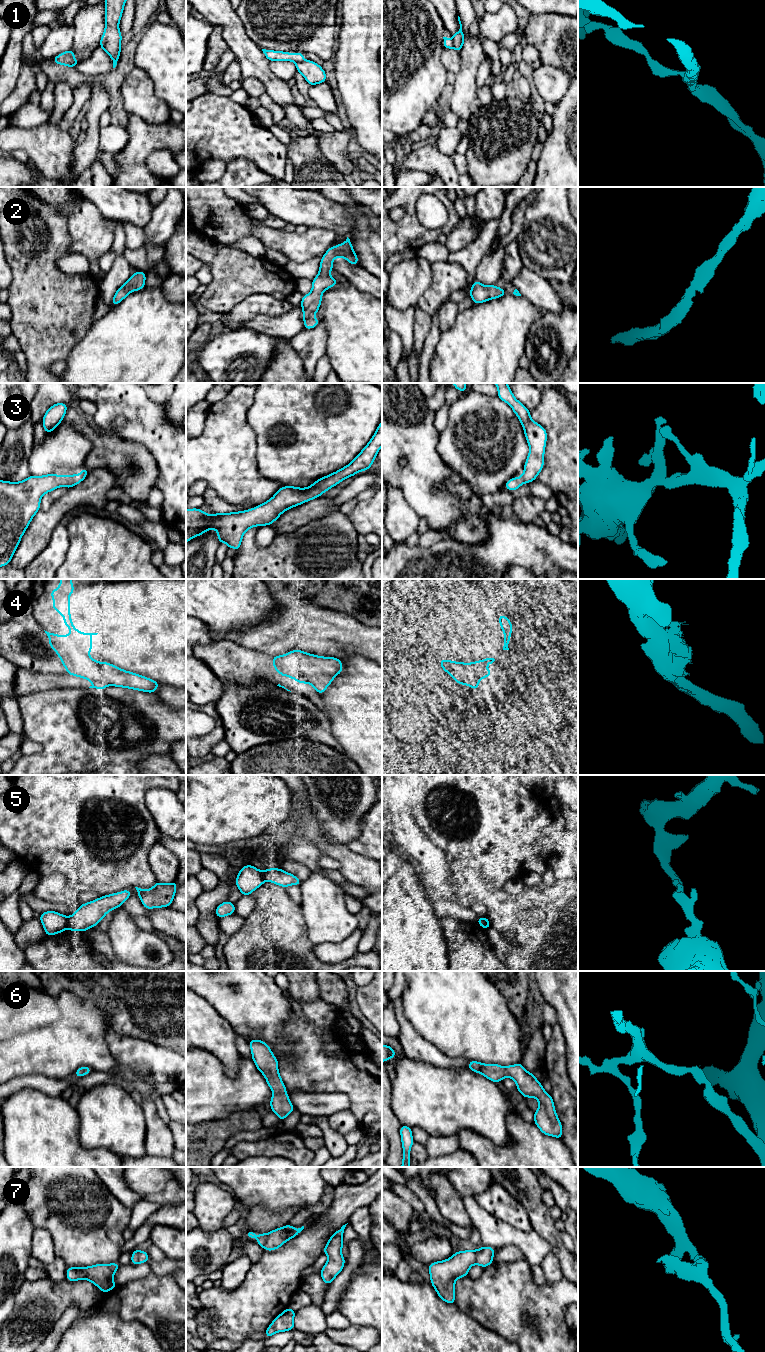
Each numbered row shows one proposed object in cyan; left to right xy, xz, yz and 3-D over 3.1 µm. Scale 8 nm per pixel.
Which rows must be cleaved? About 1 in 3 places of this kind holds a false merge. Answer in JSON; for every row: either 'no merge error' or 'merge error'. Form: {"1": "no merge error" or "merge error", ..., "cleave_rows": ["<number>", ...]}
{"1": "merge error", "2": "no merge error", "3": "no merge error", "4": "no merge error", "5": "merge error", "6": "no merge error", "7": "no merge error", "cleave_rows": ["1", "5"]}

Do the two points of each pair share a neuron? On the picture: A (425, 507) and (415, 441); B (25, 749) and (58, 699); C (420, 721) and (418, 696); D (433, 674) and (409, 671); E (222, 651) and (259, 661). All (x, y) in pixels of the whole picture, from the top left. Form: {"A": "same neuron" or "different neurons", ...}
{"A": "same neuron", "B": "different neurons", "C": "different neurons", "D": "same neuron", "E": "same neuron"}

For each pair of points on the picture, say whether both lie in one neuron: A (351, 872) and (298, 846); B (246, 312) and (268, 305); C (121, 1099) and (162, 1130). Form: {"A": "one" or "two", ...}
{"A": "two", "B": "one", "C": "two"}

